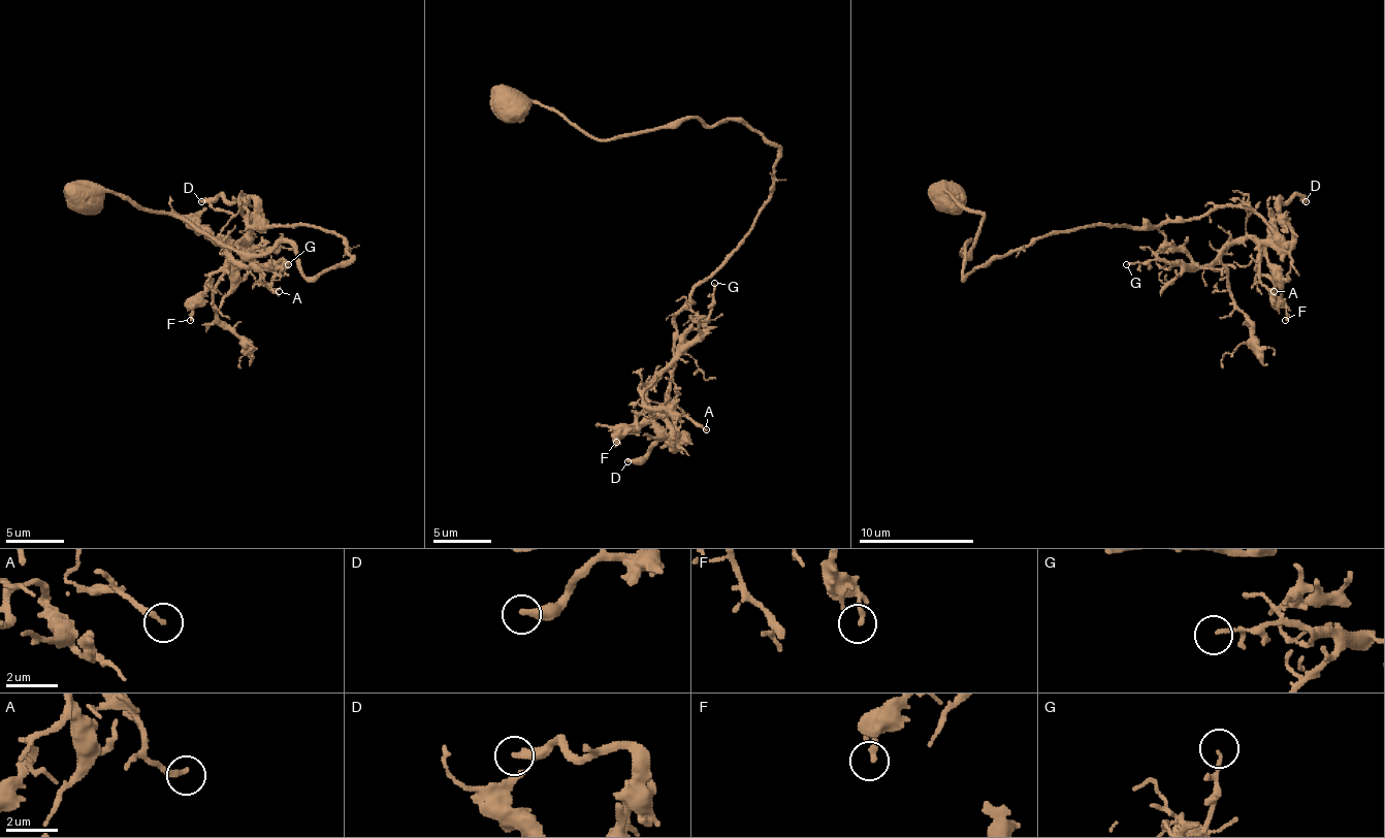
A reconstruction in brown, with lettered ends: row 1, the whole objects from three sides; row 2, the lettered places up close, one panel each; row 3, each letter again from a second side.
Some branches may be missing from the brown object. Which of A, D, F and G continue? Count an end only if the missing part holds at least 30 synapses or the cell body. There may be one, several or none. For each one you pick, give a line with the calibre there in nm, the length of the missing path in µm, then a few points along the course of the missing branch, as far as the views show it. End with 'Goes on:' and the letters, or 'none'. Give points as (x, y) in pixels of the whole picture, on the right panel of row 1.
D: calibre 360 nm; missing 25 µm; course (1306, 201), (1322, 158), (1317, 158), (1320, 164), (1299, 137), (1299, 100), (1291, 77), (1288, 81), (1294, 81)
Goes on: D

